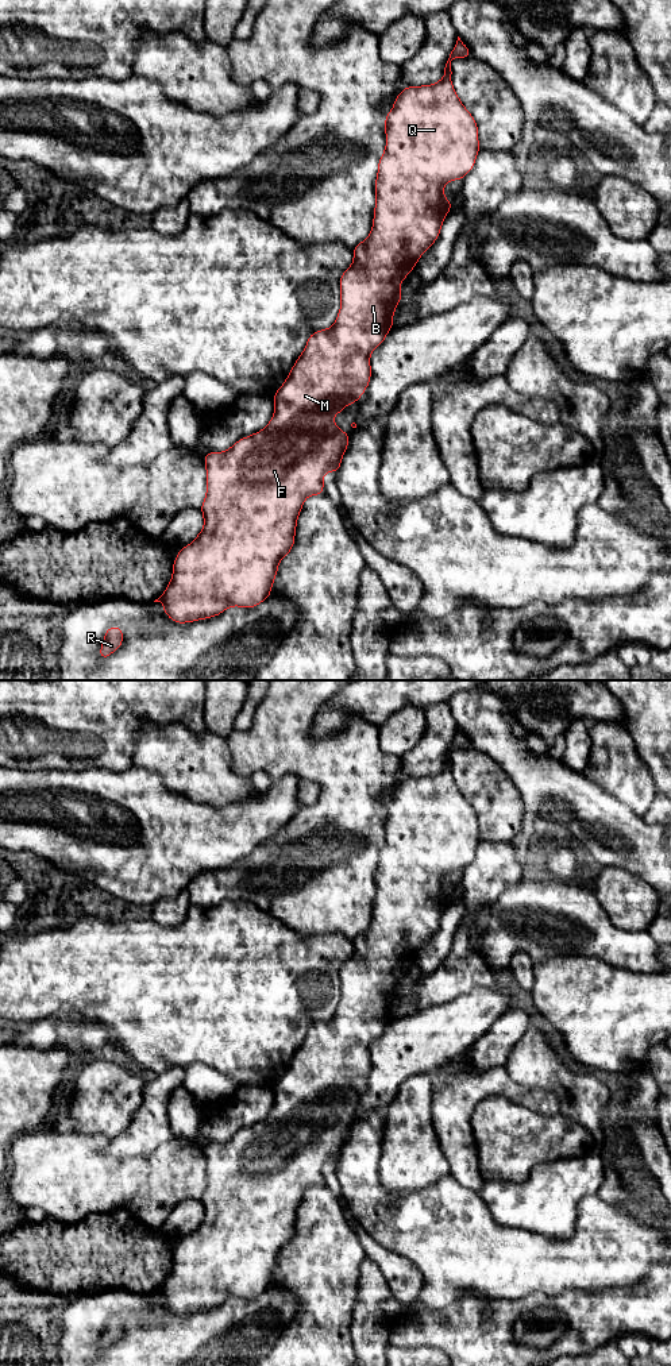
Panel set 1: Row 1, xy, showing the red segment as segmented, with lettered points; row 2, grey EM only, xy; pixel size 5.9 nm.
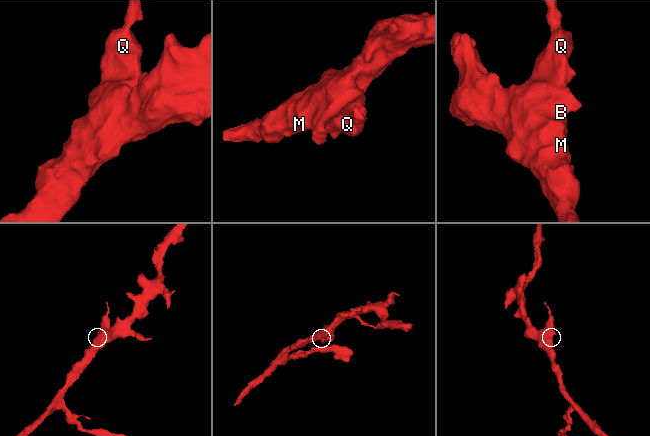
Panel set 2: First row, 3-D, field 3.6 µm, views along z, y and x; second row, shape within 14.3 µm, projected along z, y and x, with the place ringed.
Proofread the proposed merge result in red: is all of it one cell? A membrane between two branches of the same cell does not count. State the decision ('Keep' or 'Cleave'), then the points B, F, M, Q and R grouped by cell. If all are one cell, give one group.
Keep. Groups: B F M Q R

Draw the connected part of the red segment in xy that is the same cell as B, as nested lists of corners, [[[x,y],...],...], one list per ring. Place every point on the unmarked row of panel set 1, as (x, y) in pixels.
[[[459,728],[446,755],[444,768],[433,776],[404,779],[383,811],[386,838],[378,853],[373,919],[369,929],[352,939],[354,953],[340,966],[342,996],[335,1015],[311,1024],[286,1072],[273,1085],[275,1100],[265,1120],[239,1130],[224,1143],[204,1145],[207,1186],[200,1197],[204,1219],[189,1236],[180,1240],[173,1254],[171,1272],[154,1292],[162,1293],[166,1307],[177,1315],[213,1309],[231,1297],[254,1300],[266,1292],[271,1285],[278,1254],[293,1240],[297,1209],[305,1189],[325,1185],[324,1165],[338,1165],[340,1161],[350,1124],[342,1123],[332,1107],[358,1093],[367,1080],[371,1070],[370,1045],[382,1037],[394,1018],[393,1006],[404,989],[398,976],[437,931],[443,911],[455,896],[446,890],[443,877],[452,871],[464,871],[481,841],[477,813],[459,791],[451,773],[451,752],[455,749],[473,749]]]

